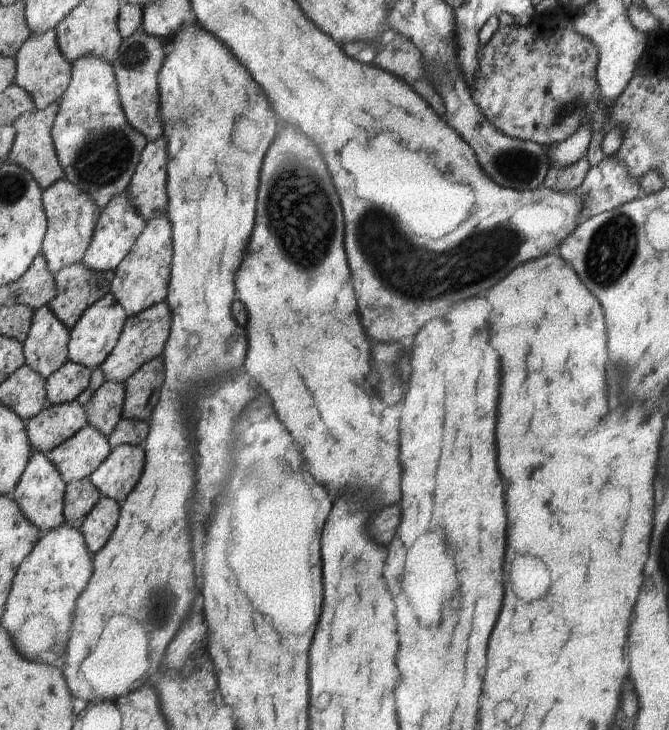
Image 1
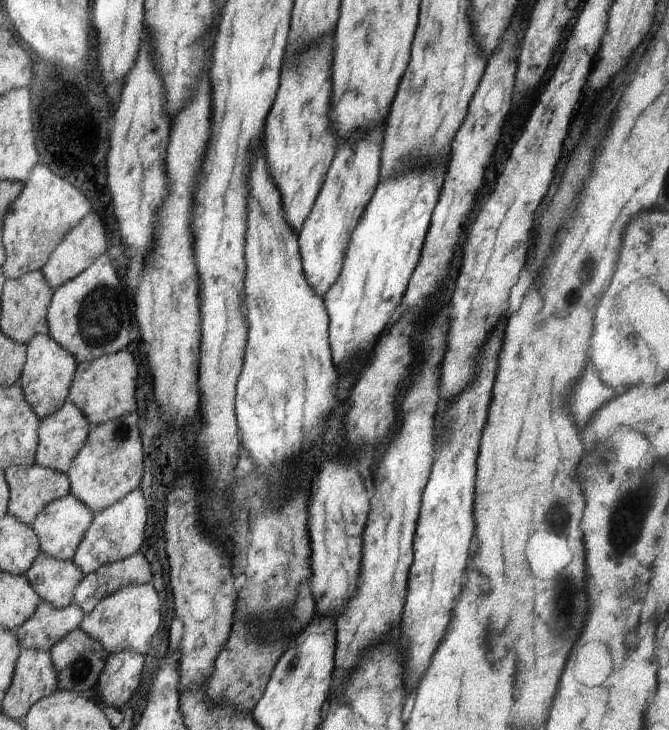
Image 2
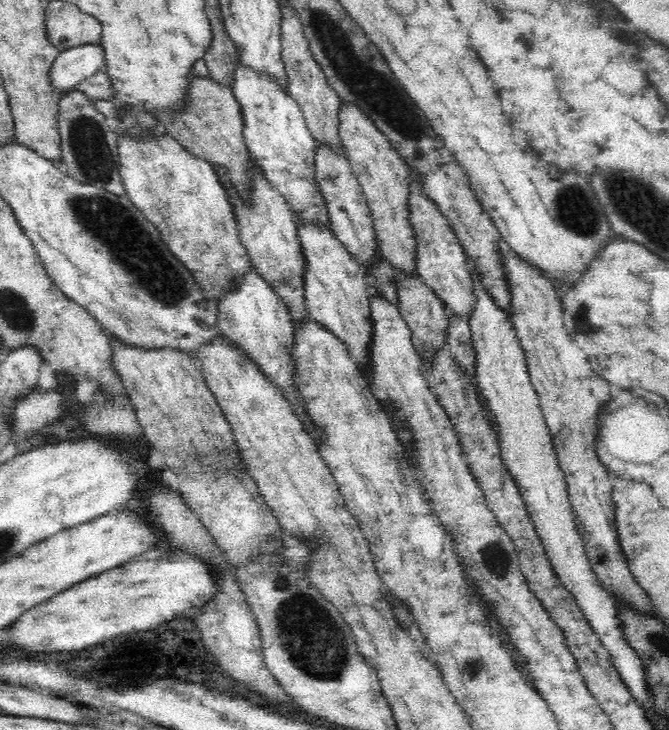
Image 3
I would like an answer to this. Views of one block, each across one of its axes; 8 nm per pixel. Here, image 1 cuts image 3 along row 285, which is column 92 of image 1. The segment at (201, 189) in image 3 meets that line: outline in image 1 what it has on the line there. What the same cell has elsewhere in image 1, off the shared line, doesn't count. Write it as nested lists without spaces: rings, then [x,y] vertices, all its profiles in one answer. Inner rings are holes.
[[[66,178],[44,190],[43,204],[46,206],[48,230],[42,253],[47,258],[51,274],[56,275],[68,266],[79,264],[86,257],[103,209],[99,208],[98,202],[95,202],[90,194],[85,194],[81,188],[73,186]]]

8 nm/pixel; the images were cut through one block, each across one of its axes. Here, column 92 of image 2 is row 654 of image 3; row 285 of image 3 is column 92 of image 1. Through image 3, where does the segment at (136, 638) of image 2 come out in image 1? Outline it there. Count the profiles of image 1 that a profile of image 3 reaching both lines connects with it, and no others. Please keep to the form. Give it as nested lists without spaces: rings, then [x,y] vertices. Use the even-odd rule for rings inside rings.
[[[132,444],[113,448],[107,460],[90,476],[103,496],[121,504],[135,490],[146,468],[146,449]]]

